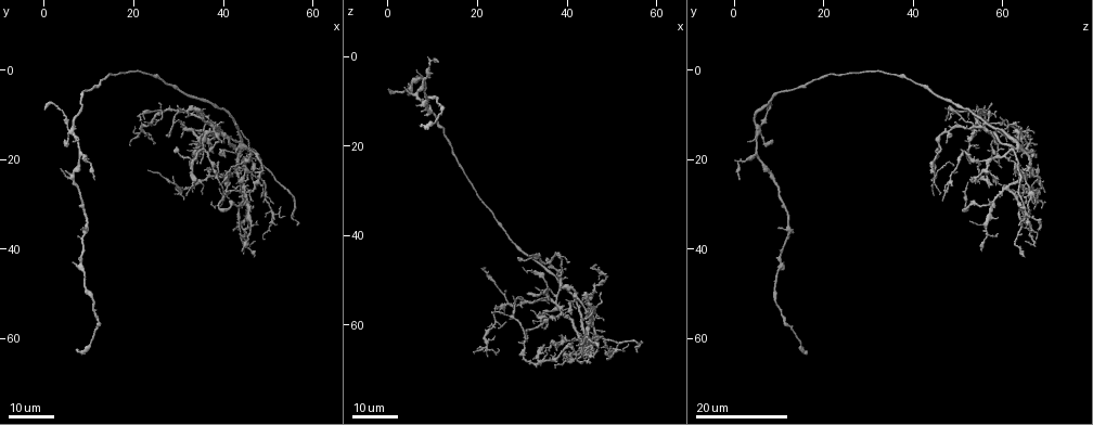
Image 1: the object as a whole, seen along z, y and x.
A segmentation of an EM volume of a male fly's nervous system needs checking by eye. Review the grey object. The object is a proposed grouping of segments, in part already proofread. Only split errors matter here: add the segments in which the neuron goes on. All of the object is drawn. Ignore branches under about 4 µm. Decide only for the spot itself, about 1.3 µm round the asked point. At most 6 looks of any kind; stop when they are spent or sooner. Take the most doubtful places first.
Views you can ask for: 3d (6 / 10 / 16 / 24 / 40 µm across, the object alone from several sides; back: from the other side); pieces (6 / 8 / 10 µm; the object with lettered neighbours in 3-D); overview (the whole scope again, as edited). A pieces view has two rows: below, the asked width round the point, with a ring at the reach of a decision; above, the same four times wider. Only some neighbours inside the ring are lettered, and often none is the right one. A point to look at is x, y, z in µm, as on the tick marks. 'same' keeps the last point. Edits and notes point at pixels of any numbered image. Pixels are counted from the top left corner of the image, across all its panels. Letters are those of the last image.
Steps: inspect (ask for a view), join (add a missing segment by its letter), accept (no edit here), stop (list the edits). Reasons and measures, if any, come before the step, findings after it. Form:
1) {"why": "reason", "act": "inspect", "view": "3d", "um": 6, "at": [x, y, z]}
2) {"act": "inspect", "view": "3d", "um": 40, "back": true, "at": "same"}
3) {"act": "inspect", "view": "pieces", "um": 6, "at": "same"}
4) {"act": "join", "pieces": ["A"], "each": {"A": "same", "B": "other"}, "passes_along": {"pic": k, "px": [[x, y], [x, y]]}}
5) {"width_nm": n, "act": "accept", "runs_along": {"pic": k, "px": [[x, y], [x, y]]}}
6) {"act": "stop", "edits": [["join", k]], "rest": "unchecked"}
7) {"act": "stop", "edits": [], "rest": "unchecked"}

{"why": "long arm stops here", "act": "inspect", "view": "3d", "um": 16, "at": [7.0, 62.5, 15.5]}

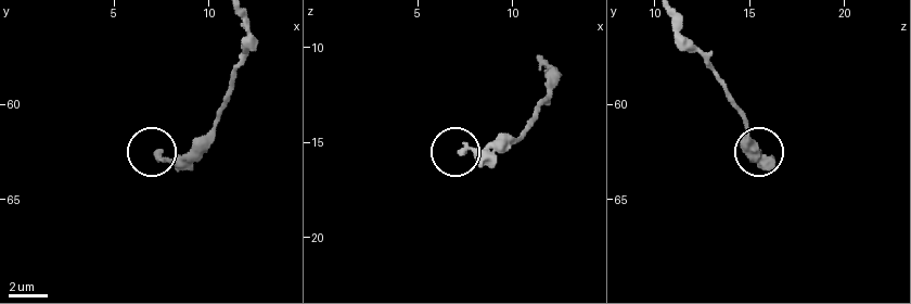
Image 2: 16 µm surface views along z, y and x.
{"act": "inspect", "view": "pieces", "um": 10, "at": [7.3, 62.6, 15.4]}

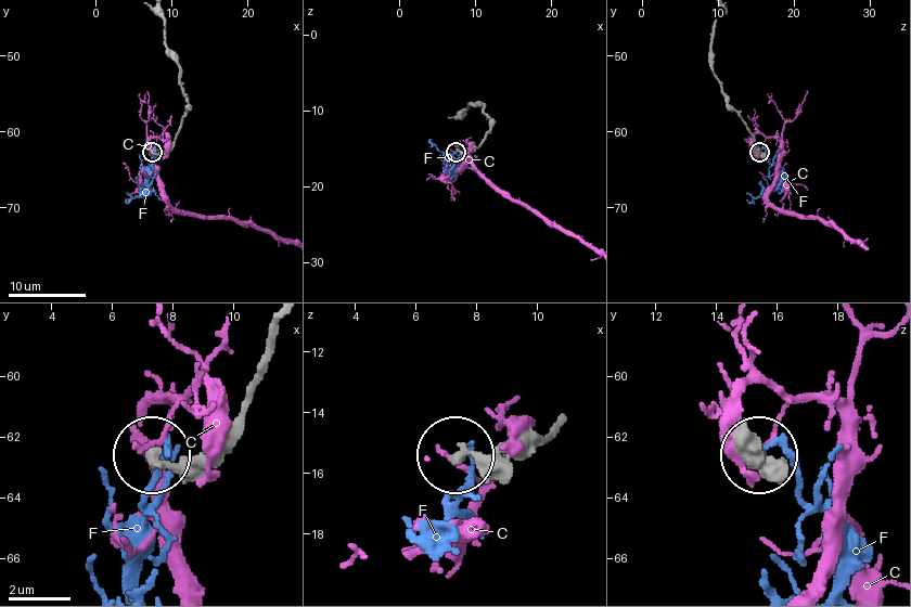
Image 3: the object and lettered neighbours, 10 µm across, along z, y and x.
{"act": "accept", "each": {"C": "other", "F": "other"}, "found": "no lettered segment goes on from it"}

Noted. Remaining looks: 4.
{"why": "long arm stops here", "act": "inspect", "view": "3d", "um": 24, "at": [56.0, 34.5, 63.5]}

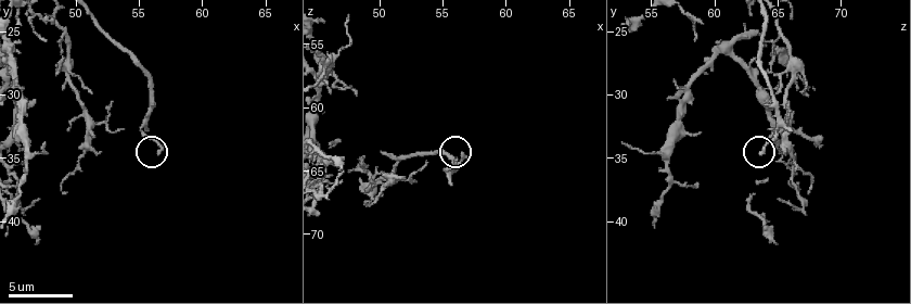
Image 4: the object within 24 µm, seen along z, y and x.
{"why": "see the neighbours", "act": "inspect", "view": "pieces", "um": 8, "at": [56.6, 34.4, 63.6]}

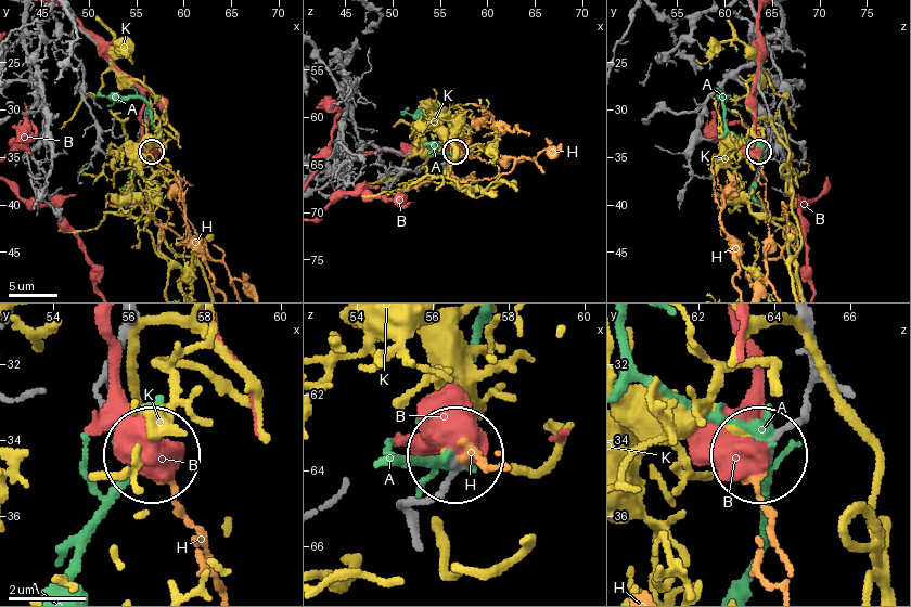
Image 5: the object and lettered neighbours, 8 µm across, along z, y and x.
{"act": "accept", "each": {"A": "other", "B": "other", "H": "other", "K": "other"}, "runs_along": {"pic": 5, "px": [[756, 20], [759, 87], [771, 124], [770, 141], [759, 152]]}, "found": "no lettered segment goes on from it"}

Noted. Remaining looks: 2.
{"why": "thin end", "act": "inspect", "view": "3d", "um": 24, "at": [42.5, 36.0, 67.5]}

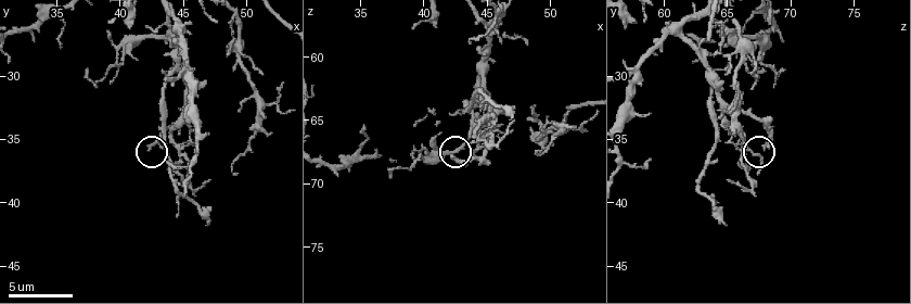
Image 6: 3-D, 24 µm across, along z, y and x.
{"act": "inspect", "view": "pieces", "um": 10, "at": [42.4, 35.6, 68.0]}

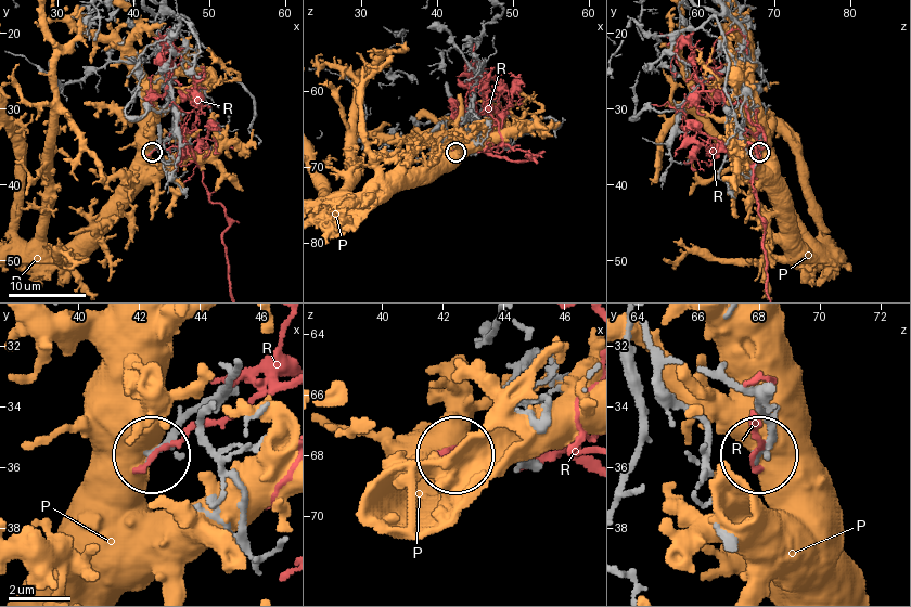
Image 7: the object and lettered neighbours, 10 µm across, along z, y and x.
{"width_nm": 190, "act": "accept", "each": {"P": "other", "R": "other"}, "runs_along": {"pic": 7, "px": [[734, 376], [755, 392], [766, 431], [760, 452]]}, "found": "no lettered segment goes on from it"}

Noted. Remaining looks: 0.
{"act": "stop", "edits": [], "rest": "unchecked"}

